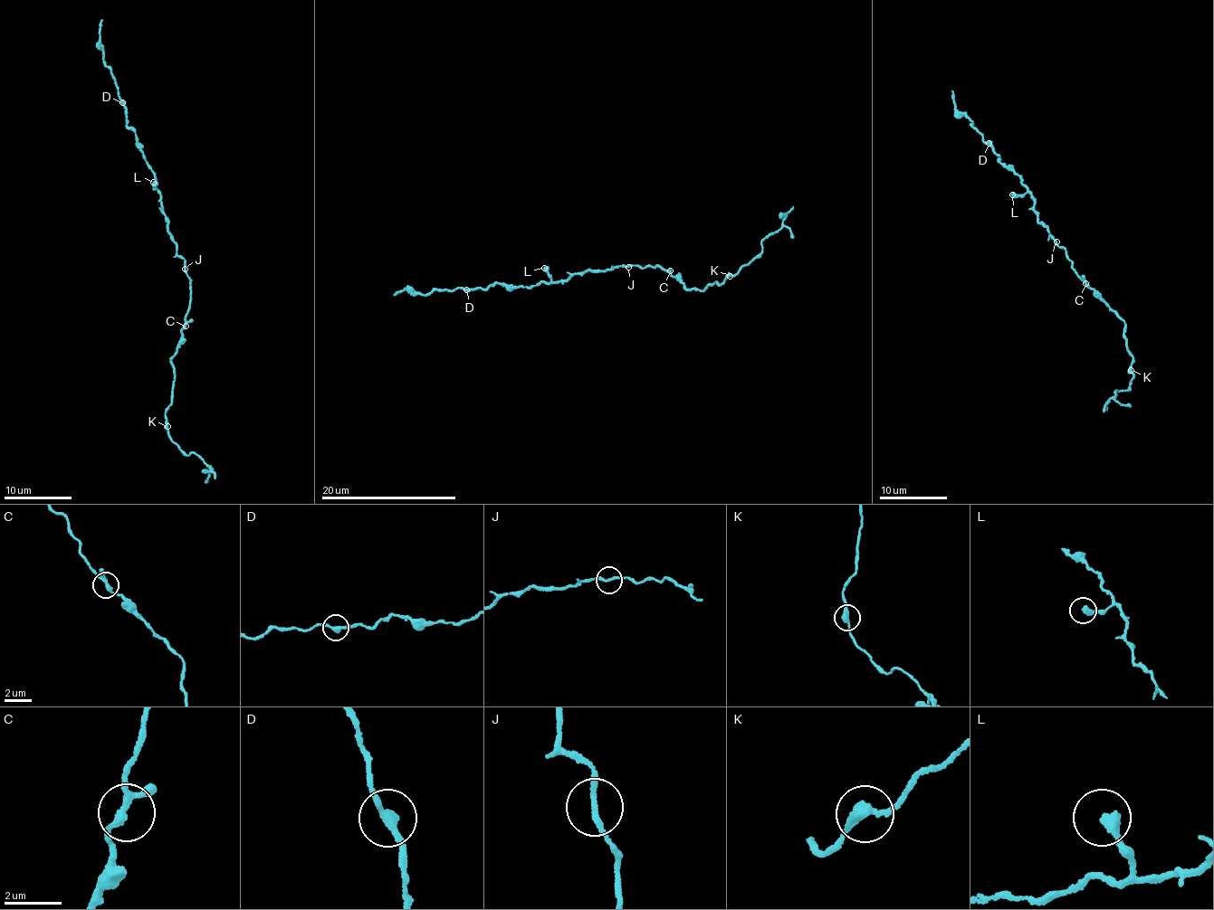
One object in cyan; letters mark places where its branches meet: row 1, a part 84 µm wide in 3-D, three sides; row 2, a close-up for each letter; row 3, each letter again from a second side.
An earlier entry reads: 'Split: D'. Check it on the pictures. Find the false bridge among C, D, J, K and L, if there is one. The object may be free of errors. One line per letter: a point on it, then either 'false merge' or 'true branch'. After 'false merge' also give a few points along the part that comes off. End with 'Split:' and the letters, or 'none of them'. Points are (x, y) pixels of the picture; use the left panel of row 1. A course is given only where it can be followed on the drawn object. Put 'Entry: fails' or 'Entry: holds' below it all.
C: (186, 326) | true branch
D: (122, 102) | true branch
J: (185, 269) | true branch
K: (167, 426) | true branch
L: (153, 182) | true branch
Split: none of them
Entry: fails

